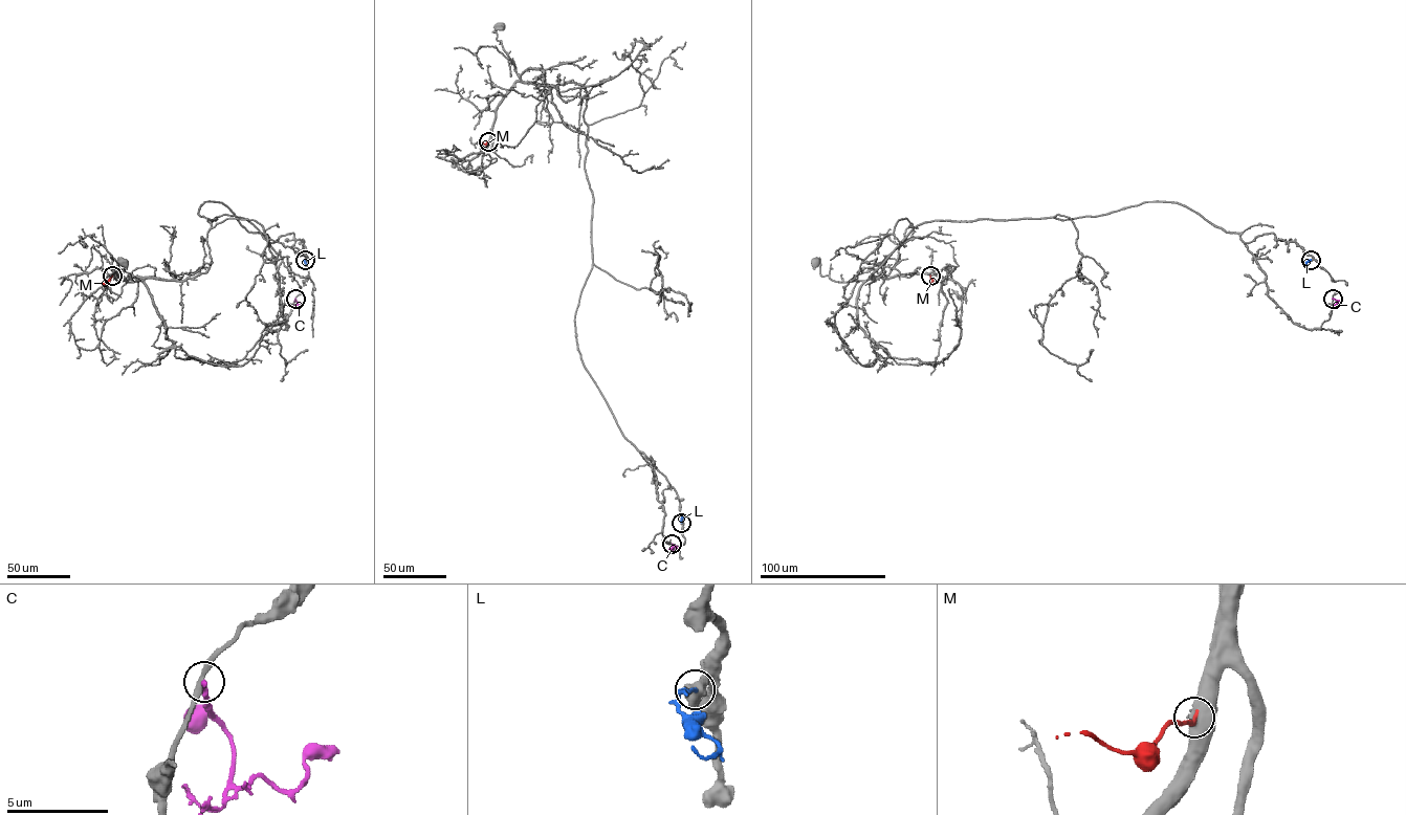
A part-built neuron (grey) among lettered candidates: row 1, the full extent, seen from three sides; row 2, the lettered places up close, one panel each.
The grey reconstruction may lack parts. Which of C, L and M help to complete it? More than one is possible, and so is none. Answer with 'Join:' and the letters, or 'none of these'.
Join: none of these

